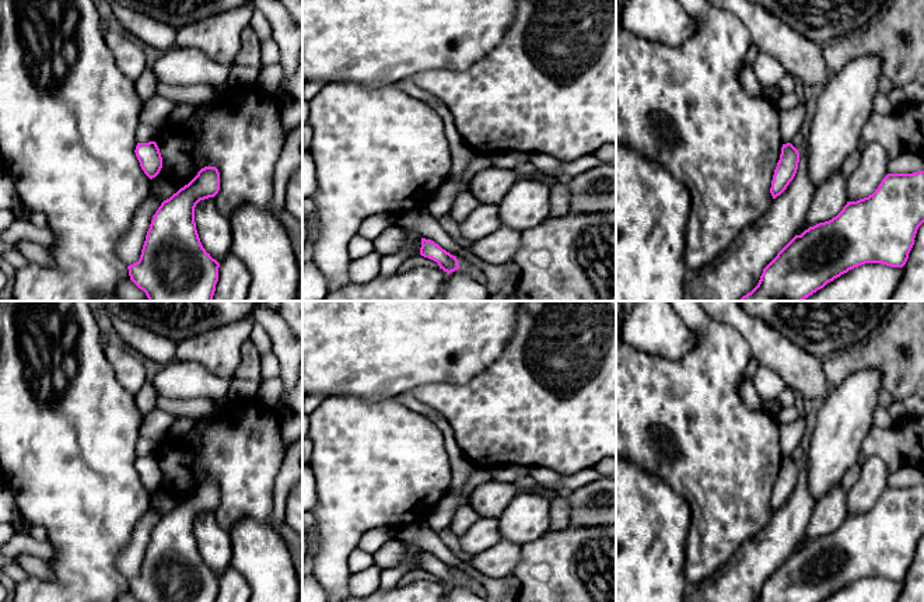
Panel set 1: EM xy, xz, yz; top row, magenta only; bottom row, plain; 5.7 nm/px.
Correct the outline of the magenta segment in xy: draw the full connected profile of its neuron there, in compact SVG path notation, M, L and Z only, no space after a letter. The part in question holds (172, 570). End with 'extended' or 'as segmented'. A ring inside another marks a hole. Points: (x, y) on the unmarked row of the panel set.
M204 480L153 529L140 573L127 580L139 602L216 602L220 577L203 561L195 521L220 504L220 486Z; as segmented

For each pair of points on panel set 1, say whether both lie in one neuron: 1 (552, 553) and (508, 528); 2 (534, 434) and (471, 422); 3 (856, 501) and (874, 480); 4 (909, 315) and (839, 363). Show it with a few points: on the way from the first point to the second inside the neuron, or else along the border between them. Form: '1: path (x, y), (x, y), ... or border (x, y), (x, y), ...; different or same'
1: border (546, 532), (521, 548), (521, 560), (513, 570); different
2: path (518, 422), (486, 422); same
3: path (861, 496), (870, 486); same
4: path (892, 332), (870, 354), (856, 357); same

